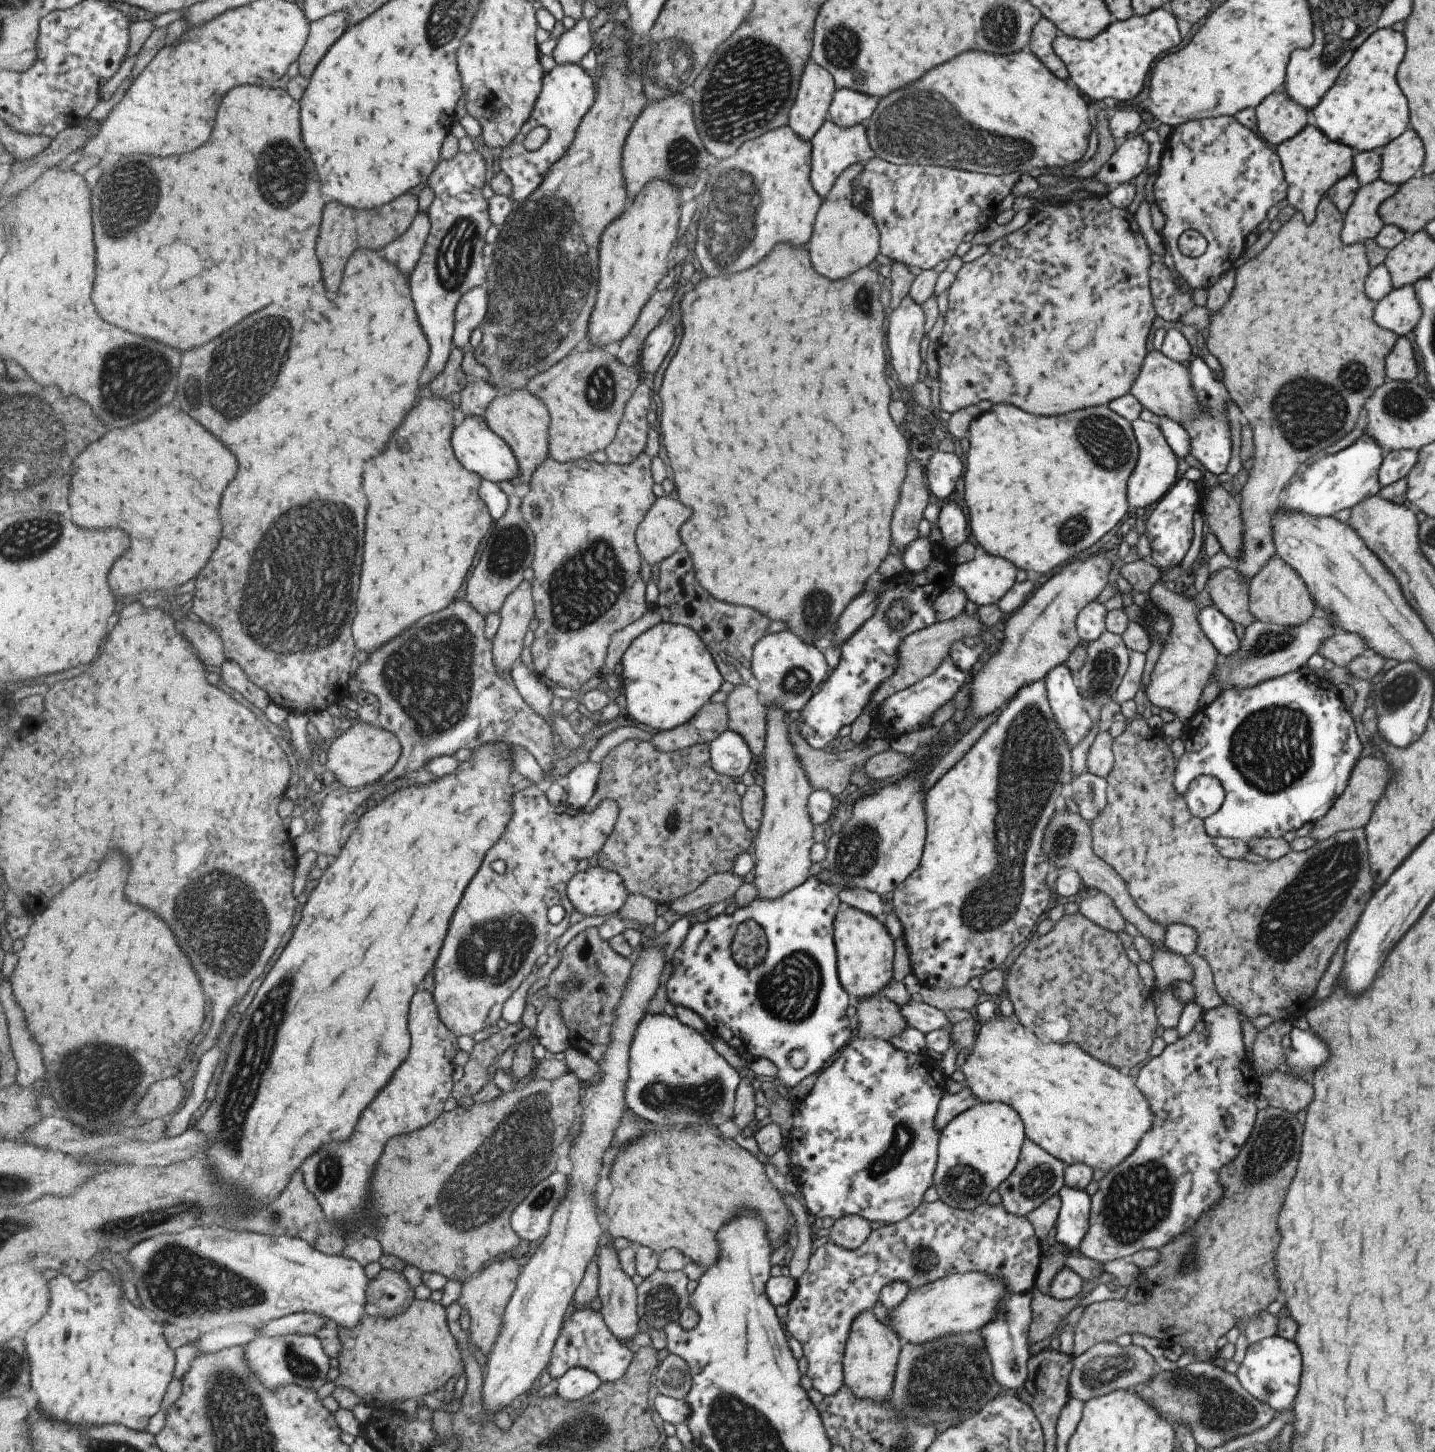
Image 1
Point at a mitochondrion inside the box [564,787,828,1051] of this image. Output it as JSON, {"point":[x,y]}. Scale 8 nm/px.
{"point":[789,992]}

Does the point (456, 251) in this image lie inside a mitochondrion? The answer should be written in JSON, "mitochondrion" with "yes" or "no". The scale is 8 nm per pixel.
{"mitochondrion":"yes"}

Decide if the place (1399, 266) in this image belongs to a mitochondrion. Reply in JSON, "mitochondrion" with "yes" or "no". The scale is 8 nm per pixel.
{"mitochondrion":"no"}

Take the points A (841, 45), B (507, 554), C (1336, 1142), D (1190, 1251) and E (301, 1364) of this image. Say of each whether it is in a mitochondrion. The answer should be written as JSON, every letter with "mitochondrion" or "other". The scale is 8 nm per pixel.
{"A":"mitochondrion","B":"mitochondrion","C":"other","D":"mitochondrion","E":"mitochondrion"}

